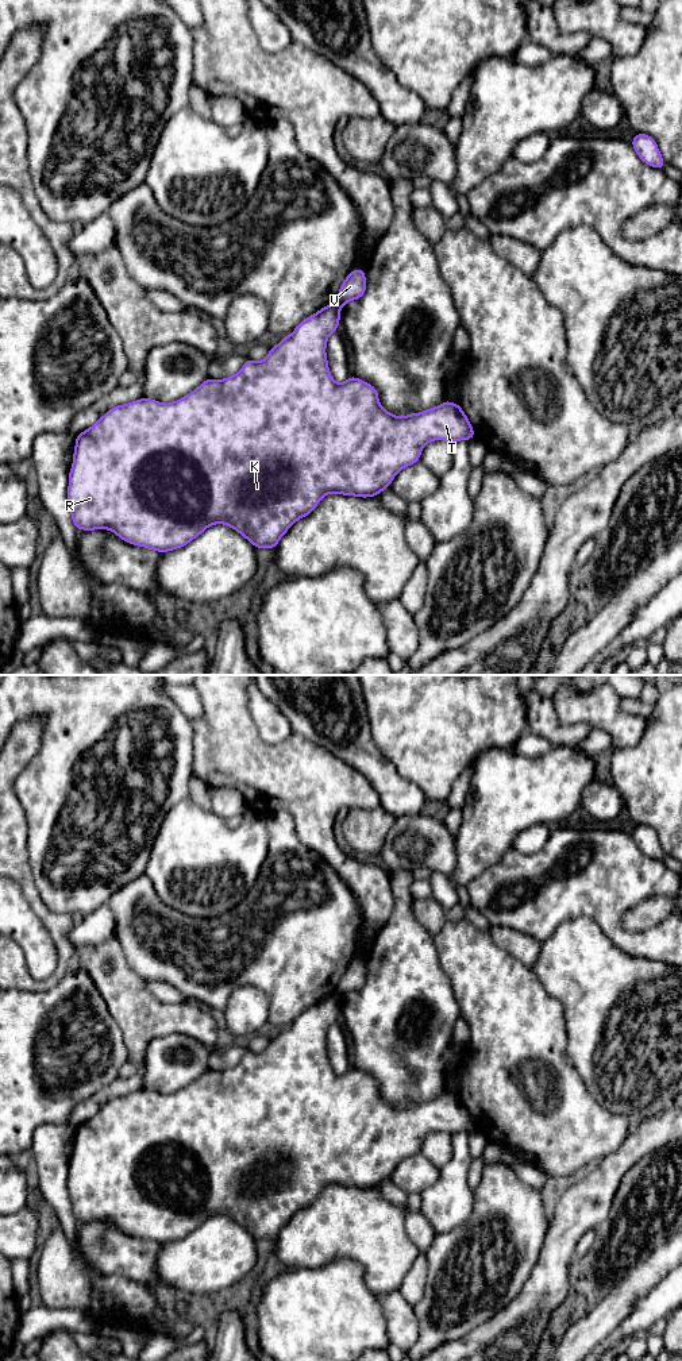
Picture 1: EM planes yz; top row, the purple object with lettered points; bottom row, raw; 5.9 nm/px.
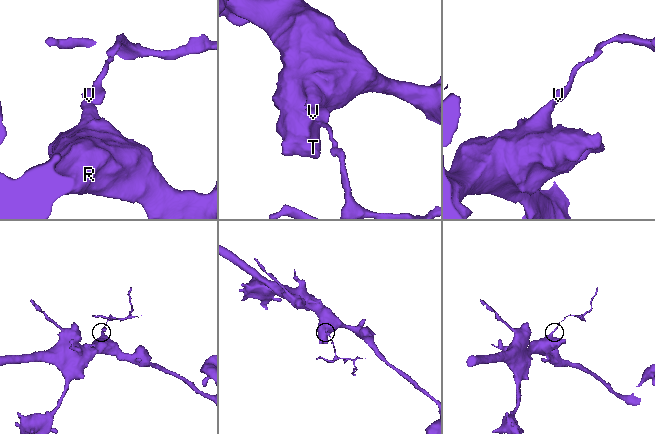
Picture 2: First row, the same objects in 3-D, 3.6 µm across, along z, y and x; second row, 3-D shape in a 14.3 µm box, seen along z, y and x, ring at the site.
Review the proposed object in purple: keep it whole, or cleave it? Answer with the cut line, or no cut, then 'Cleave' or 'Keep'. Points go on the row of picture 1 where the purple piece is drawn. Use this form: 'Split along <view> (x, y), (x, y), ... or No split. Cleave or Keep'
Split along yz (335, 303), (339, 308). Cleave

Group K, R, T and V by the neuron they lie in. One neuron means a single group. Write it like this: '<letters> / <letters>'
K R T / V

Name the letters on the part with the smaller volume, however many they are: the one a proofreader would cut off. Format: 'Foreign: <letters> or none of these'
Foreign: V

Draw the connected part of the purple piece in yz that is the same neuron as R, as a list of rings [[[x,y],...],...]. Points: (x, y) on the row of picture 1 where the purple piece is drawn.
[[[336,302],[330,304],[304,319],[289,336],[284,336],[276,347],[270,348],[265,359],[254,362],[247,358],[242,370],[232,377],[226,379],[212,379],[208,377],[192,393],[170,404],[162,404],[157,400],[143,397],[111,408],[90,428],[76,437],[68,487],[68,504],[76,529],[109,529],[130,544],[163,554],[166,551],[182,548],[213,524],[226,524],[246,537],[255,548],[266,547],[274,550],[282,535],[286,533],[297,520],[312,513],[321,498],[330,493],[362,498],[375,497],[389,487],[400,470],[420,460],[421,450],[427,443],[432,440],[446,440],[452,444],[458,440],[469,442],[475,436],[467,416],[455,402],[444,401],[424,412],[396,417],[381,406],[378,392],[369,382],[357,377],[348,377],[343,383],[335,382],[328,369],[325,346],[328,336],[338,331],[339,321],[340,308]]]

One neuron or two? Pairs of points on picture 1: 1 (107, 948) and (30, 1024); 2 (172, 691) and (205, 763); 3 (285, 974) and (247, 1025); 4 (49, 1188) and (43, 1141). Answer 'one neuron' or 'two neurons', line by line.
1: two neurons
2: two neurons
3: two neurons
4: one neuron

